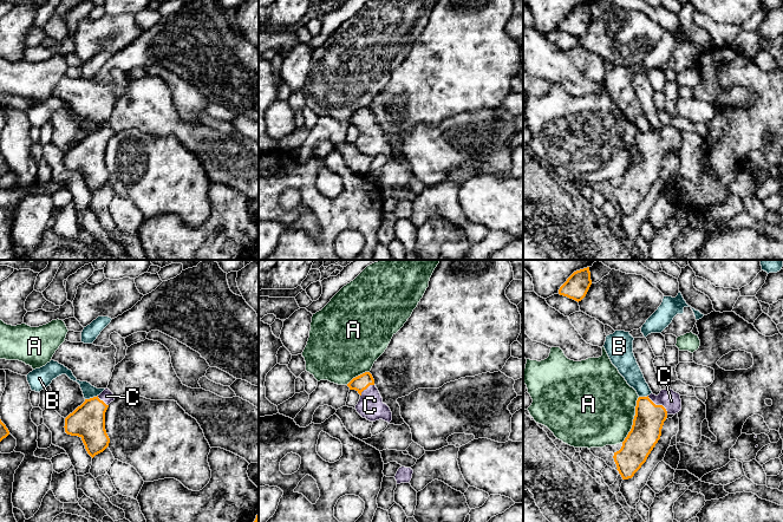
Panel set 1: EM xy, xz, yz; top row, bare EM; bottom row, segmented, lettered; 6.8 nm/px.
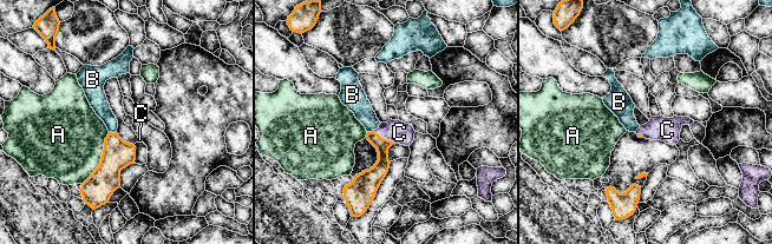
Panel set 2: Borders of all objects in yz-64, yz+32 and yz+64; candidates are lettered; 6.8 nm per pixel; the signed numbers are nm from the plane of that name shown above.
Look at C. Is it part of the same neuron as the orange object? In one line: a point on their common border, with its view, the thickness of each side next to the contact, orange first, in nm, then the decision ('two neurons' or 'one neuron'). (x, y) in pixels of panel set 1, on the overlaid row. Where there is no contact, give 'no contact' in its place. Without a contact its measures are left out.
meets orange in yz at (659, 405); 200 nm thick on the orange side, 130 nm on the other; one neuron

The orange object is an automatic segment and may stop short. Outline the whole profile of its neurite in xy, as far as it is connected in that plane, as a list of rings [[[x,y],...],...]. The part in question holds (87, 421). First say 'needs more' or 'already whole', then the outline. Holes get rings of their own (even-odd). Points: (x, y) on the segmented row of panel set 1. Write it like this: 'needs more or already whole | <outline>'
needs more | [[[105,389],[99,396],[85,399],[65,418],[65,432],[80,437],[92,458],[109,446],[110,438],[105,430],[105,412],[115,398],[113,393]]]

